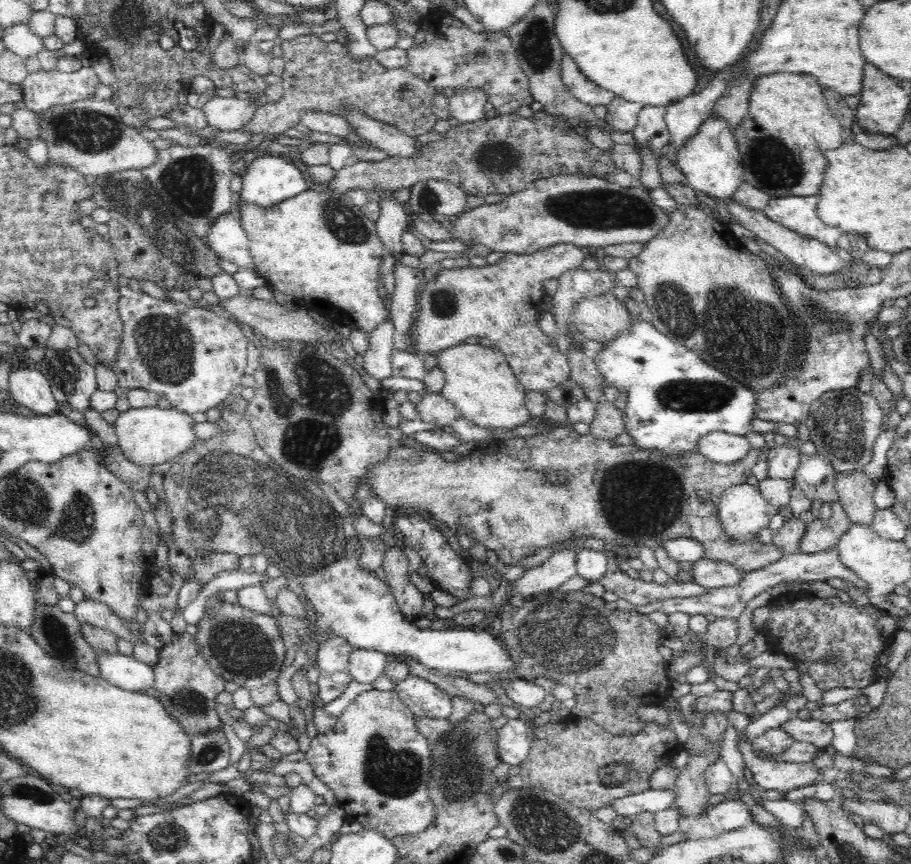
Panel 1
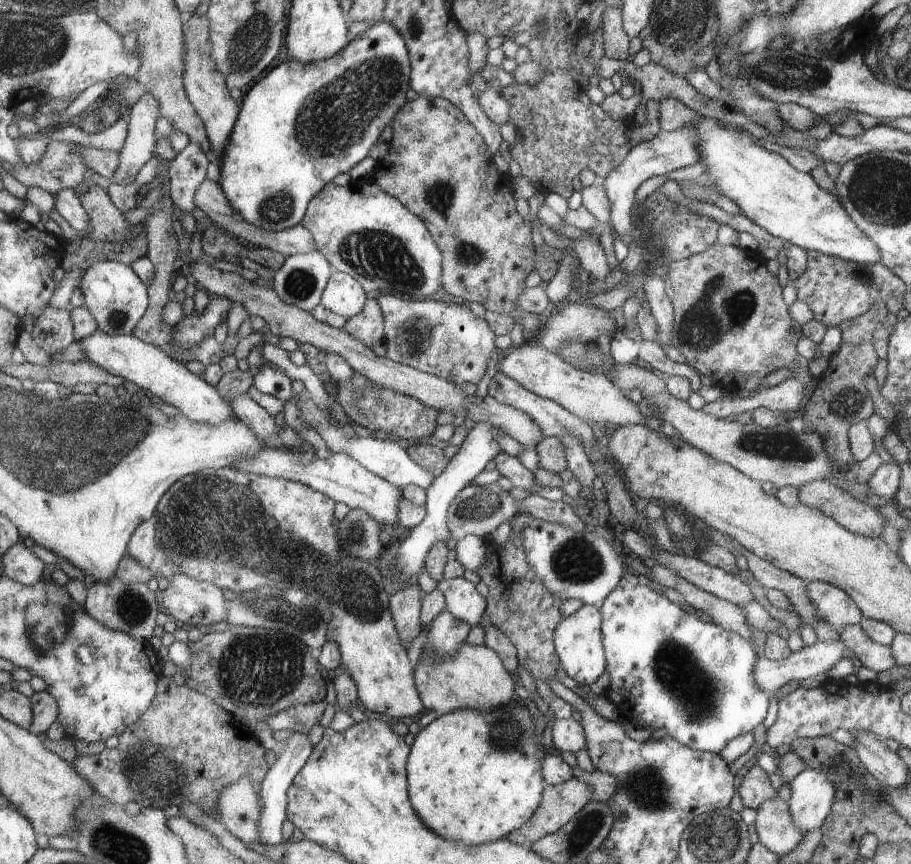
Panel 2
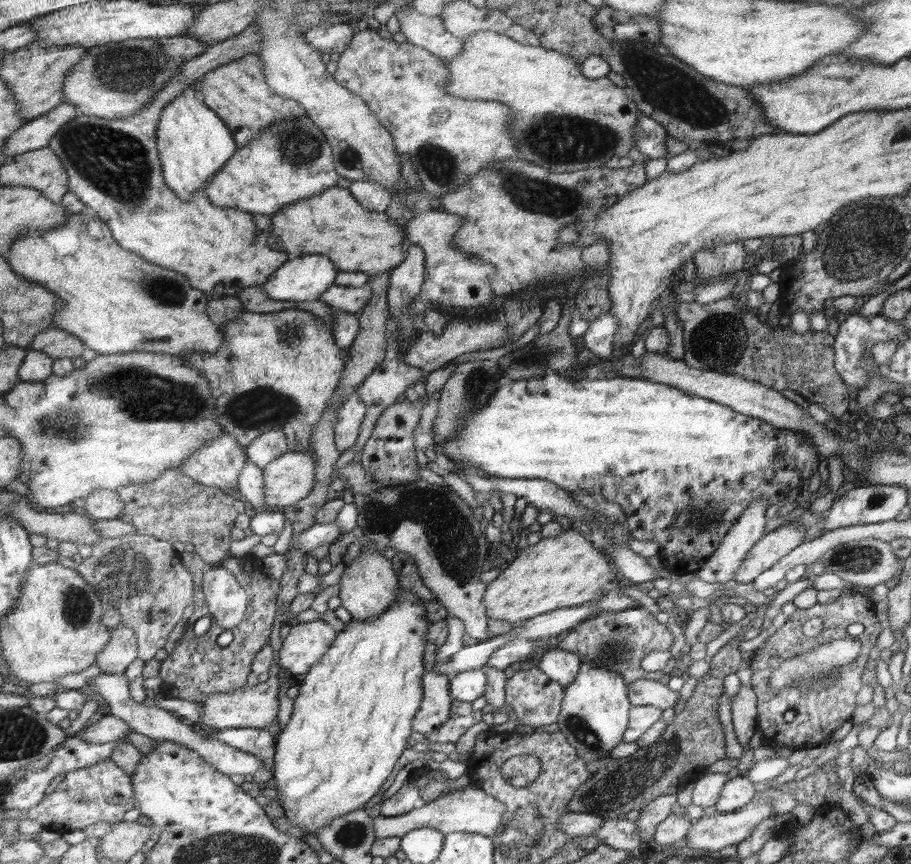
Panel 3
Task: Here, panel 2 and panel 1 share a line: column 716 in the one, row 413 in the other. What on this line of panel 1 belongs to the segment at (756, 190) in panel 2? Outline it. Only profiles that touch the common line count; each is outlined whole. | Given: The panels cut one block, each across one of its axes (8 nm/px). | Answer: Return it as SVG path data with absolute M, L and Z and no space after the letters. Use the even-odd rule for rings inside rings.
M158 405L146 408L132 408L120 412L116 422L113 423L113 432L117 436L117 447L132 463L150 467L171 461L172 458L191 446L196 440L194 433L194 420L188 413L176 409L160 408Z

